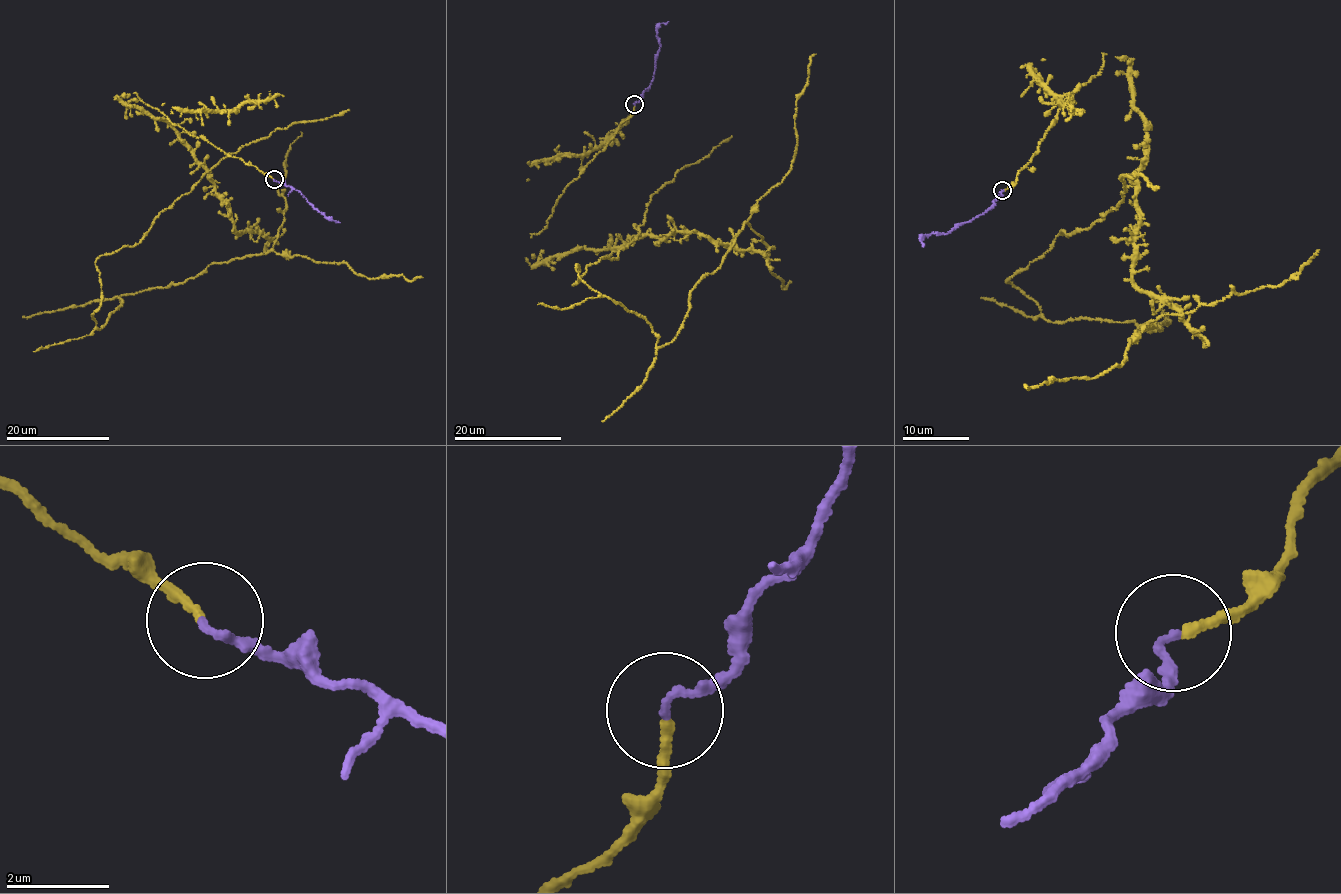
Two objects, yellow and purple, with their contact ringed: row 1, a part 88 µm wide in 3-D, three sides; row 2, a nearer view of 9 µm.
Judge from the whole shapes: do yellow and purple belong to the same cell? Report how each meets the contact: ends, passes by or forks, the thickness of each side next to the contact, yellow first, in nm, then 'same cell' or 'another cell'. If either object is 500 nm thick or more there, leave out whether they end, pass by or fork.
yellow ends there; purple ends there; 140 nm thick on the yellow side, 140 nm on the other; same cell

